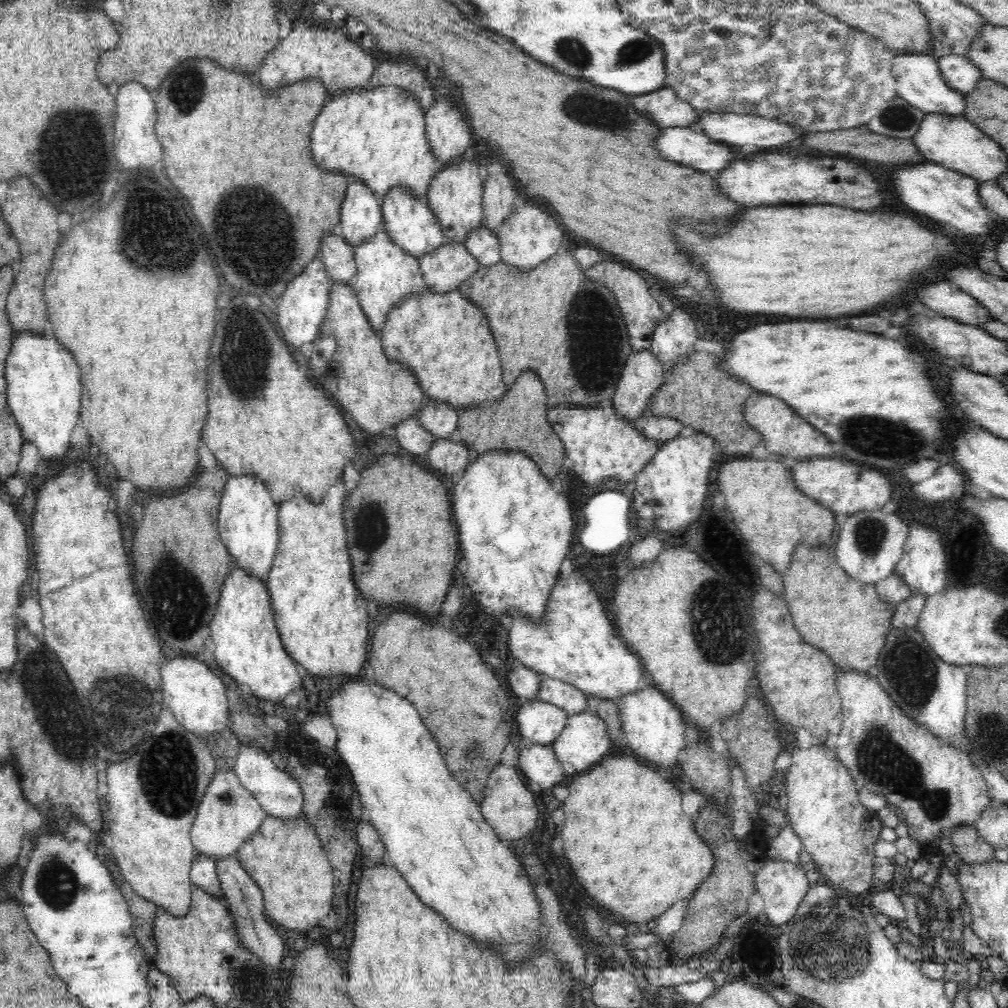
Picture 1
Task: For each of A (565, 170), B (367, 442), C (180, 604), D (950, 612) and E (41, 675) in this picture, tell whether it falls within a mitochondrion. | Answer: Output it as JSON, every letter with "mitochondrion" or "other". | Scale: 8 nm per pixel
{"A":"other","B":"other","C":"mitochondrion","D":"other","E":"mitochondrion"}

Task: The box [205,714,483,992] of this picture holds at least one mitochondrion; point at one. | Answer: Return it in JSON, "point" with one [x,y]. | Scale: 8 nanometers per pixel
{"point":[241,972]}

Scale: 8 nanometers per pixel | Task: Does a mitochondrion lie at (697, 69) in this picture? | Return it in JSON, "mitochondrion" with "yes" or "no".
{"mitochondrion":"no"}

